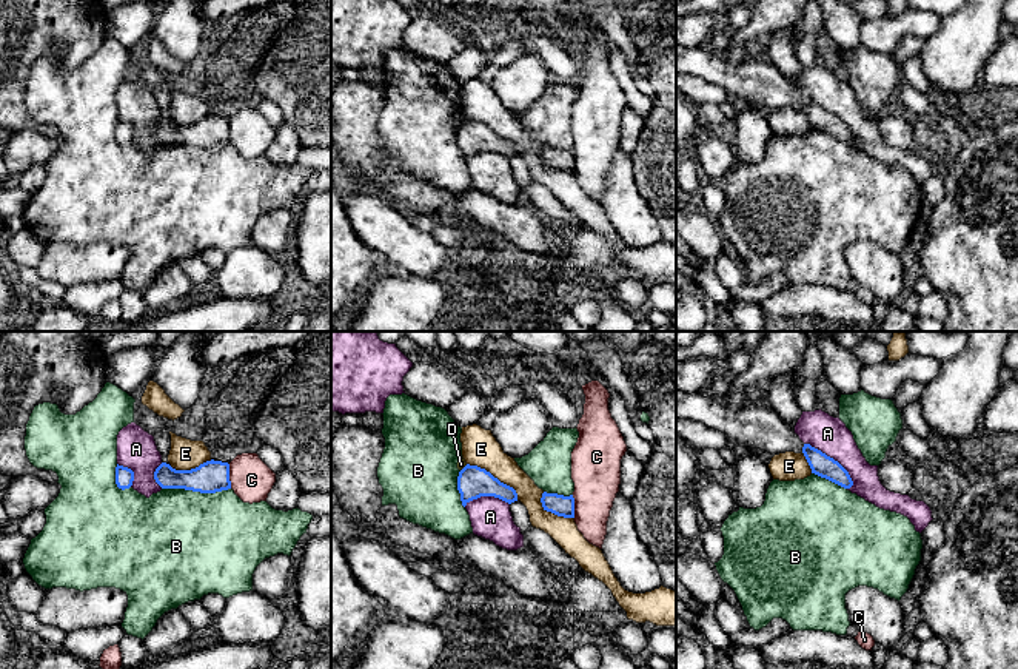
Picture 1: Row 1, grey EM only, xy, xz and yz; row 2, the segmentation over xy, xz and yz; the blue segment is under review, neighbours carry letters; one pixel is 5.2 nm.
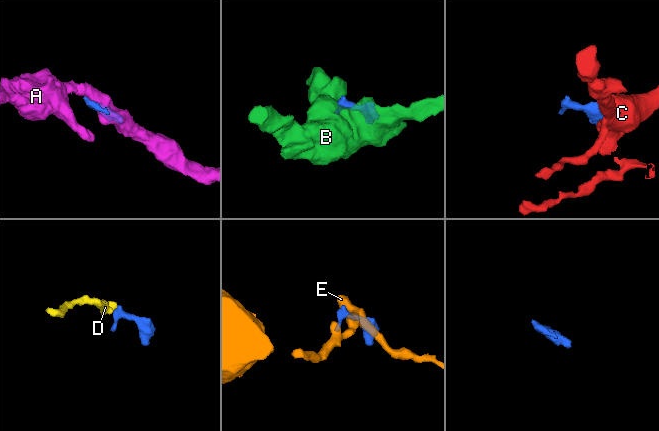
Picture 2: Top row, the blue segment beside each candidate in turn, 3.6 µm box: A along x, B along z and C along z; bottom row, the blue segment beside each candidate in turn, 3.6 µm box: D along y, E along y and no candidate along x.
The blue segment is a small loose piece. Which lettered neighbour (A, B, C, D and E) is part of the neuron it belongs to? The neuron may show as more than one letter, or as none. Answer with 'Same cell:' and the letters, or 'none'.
Same cell: none

